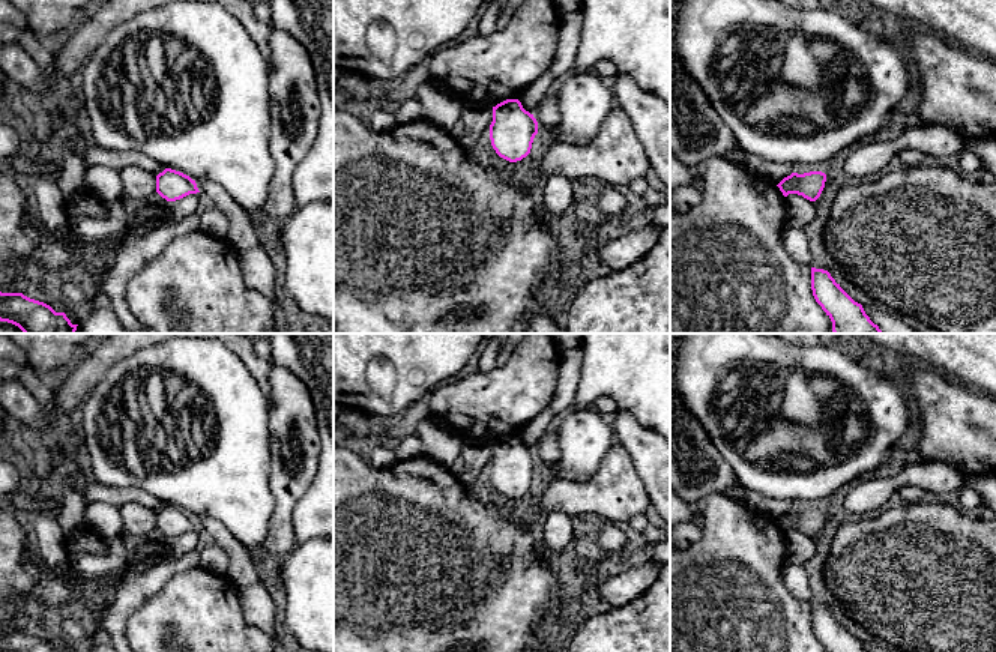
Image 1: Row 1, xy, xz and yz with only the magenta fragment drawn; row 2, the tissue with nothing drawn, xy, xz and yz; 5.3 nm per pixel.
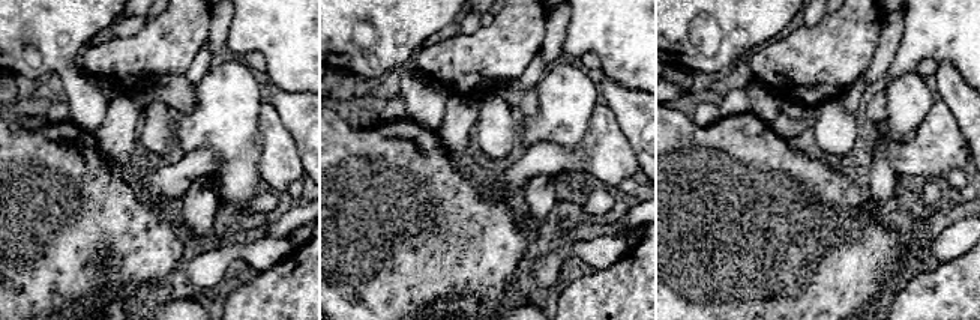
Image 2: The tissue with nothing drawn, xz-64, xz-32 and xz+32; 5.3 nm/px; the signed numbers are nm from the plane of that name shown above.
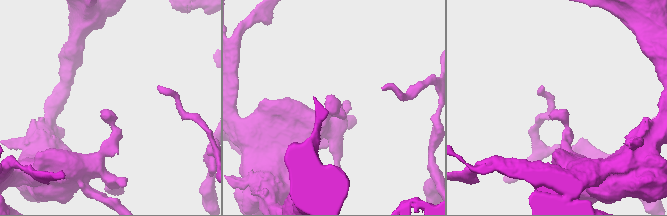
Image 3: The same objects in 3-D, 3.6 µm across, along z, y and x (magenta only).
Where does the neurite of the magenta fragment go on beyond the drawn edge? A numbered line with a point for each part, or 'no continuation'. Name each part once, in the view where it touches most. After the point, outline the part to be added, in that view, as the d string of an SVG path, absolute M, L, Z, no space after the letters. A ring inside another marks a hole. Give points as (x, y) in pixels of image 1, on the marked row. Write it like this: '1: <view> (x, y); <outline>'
no continuation

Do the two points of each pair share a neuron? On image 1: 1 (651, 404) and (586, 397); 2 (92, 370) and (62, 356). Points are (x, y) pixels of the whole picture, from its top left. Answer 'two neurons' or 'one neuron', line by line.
1: one neuron
2: two neurons

